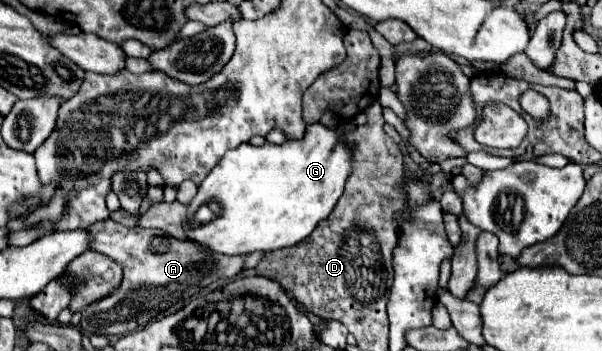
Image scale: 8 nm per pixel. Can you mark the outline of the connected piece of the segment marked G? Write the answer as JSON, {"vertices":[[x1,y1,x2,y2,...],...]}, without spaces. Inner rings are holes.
{"vertices":[[342,120,340,122,342,134,338,134,336,128,326,128,324,124,316,122,316,124,306,126,306,134,300,140,290,138,282,142,280,146,272,142,266,142,262,146,244,142,236,146,234,150,224,154,218,166,198,186,198,194,190,202,190,208,188,208,188,218,184,226,186,236,204,246,210,246,210,250,214,252,228,254,228,256,250,254,256,250,270,252,270,250,278,250,278,248,286,248,286,246,294,246,296,242,302,242,304,238,312,234,318,222,322,222,332,212,332,208,336,206,338,198,344,192,344,184,352,172,354,148,348,146,346,140,342,138,354,128,356,128,354,120,346,120,346,122],[210,200,216,200,218,204,222,204,222,214,206,224,194,224,196,210]]}

